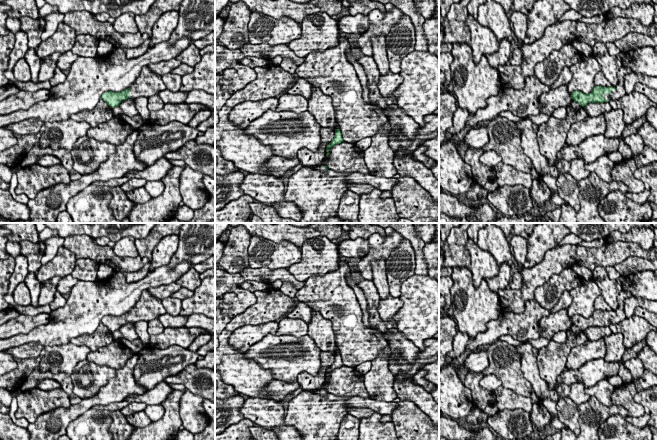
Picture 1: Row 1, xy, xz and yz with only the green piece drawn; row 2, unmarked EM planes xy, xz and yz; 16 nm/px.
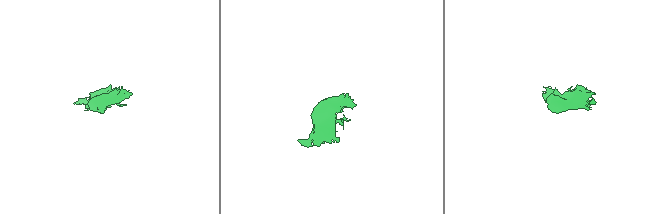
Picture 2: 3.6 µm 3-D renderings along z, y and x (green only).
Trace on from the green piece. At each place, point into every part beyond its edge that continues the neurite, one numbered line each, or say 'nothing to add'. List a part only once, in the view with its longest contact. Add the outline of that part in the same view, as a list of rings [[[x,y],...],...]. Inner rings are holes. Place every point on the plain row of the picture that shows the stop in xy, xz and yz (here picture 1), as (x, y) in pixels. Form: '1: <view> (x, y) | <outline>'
1: yz (619, 315) | [[[622,291],[618,297],[618,308],[615,310],[615,313],[611,317],[604,317],[604,322],[606,324],[618,324],[626,318],[624,313],[624,300],[628,297],[632,297],[632,294],[628,291]]]

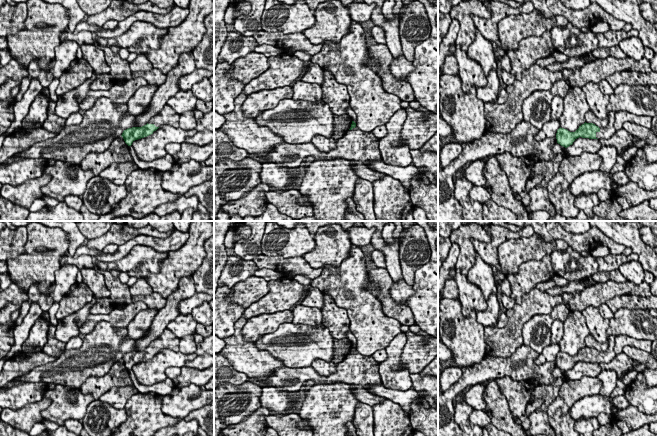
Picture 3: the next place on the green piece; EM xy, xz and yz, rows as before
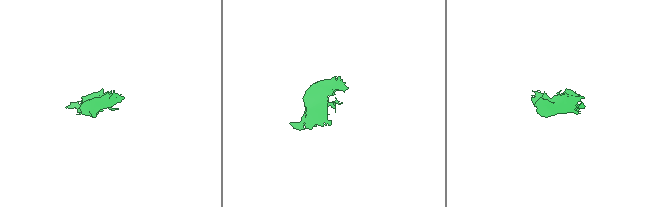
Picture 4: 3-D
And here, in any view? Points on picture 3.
1: yz (606, 356) | [[[608,336],[609,346],[606,351],[601,351],[599,356],[596,356],[596,362],[609,363],[616,356],[614,352],[614,337]]]

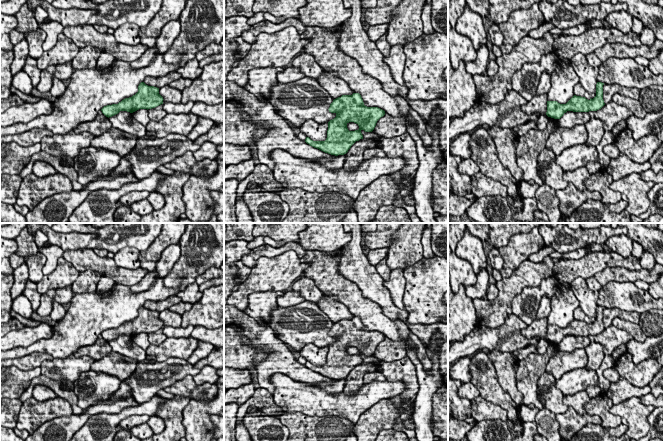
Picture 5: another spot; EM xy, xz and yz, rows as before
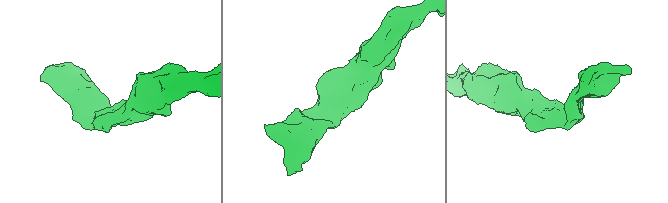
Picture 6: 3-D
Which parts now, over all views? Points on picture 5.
nothing to add

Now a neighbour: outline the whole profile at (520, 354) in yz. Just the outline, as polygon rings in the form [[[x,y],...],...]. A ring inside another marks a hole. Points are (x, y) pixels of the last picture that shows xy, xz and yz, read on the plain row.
[[[540,339],[537,347],[535,348],[533,345],[528,346],[527,348],[518,349],[517,351],[512,352],[511,354],[516,357],[518,360],[525,359],[530,353],[535,354],[544,354],[547,351],[548,340]]]

